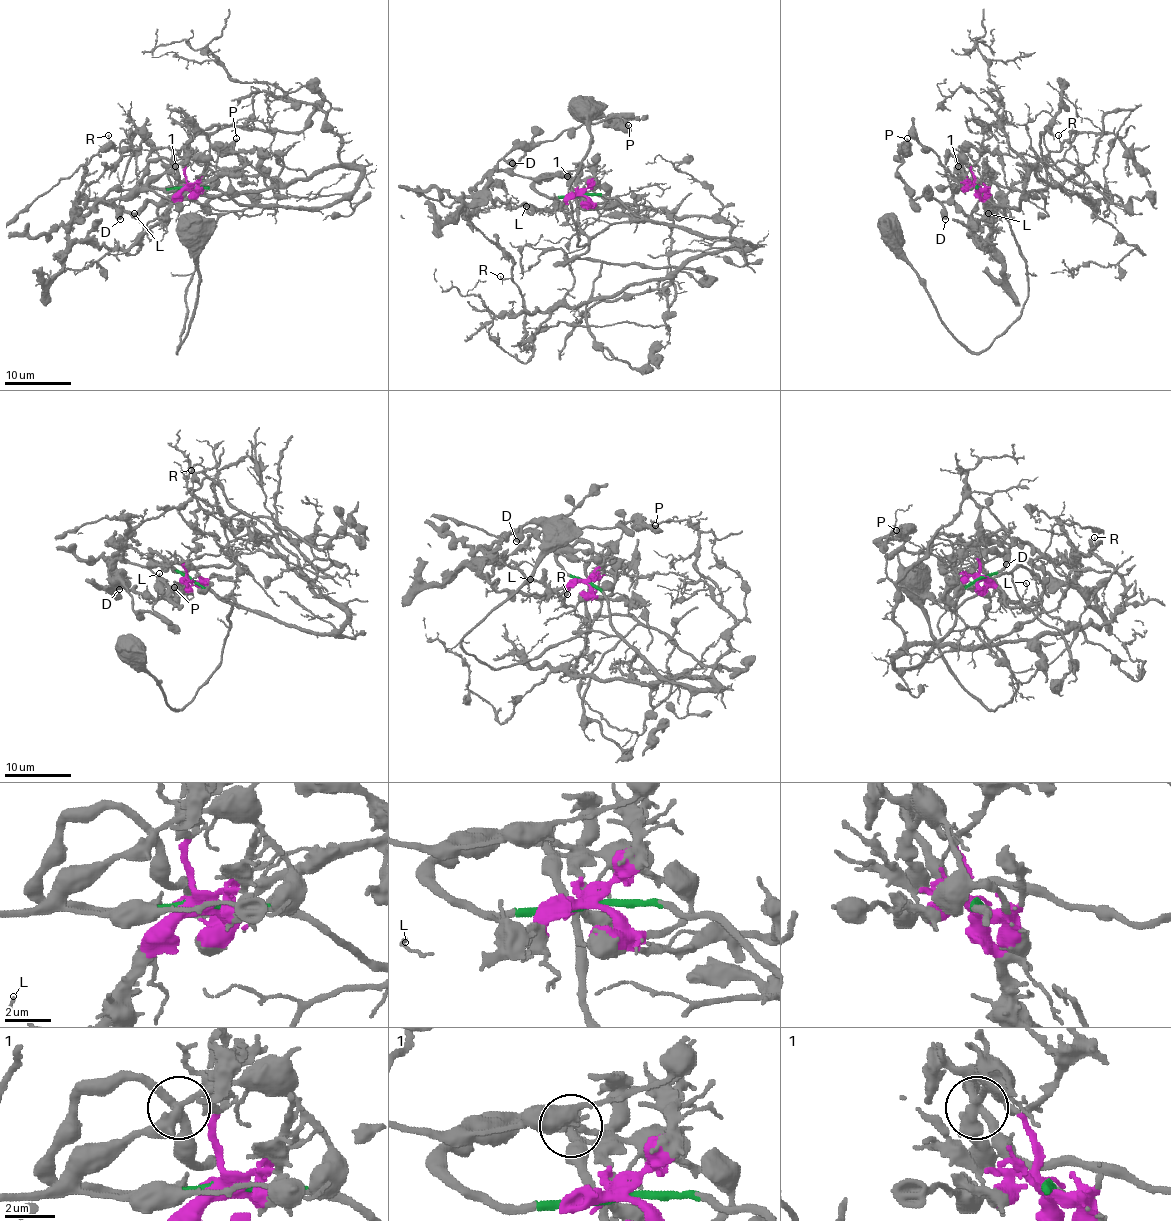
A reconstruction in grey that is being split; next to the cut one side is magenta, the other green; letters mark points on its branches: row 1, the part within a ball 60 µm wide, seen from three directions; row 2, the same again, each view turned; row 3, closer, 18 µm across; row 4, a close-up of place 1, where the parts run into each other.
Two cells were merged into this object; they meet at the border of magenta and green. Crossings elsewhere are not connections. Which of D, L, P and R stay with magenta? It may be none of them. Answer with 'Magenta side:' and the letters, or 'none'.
Magenta side: D, L, P, R

